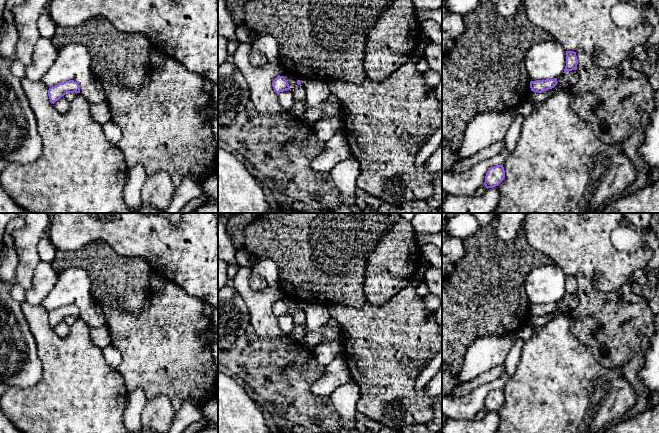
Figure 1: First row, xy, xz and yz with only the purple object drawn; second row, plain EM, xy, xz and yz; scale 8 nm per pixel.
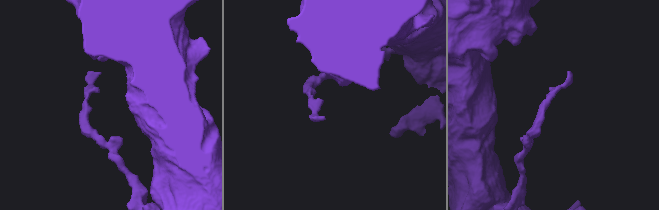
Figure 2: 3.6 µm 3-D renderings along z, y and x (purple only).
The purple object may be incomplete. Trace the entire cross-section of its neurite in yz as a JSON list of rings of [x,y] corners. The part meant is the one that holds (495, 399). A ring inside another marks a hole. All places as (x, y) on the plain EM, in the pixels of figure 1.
[[[503,389],[491,391],[486,397],[484,409],[487,413],[498,410],[504,402],[505,394]]]

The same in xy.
[[[69,304],[63,307],[59,307],[53,311],[50,311],[48,314],[48,319],[49,319],[50,326],[54,328],[66,317],[74,317],[74,316],[80,317],[79,308],[74,304]]]

